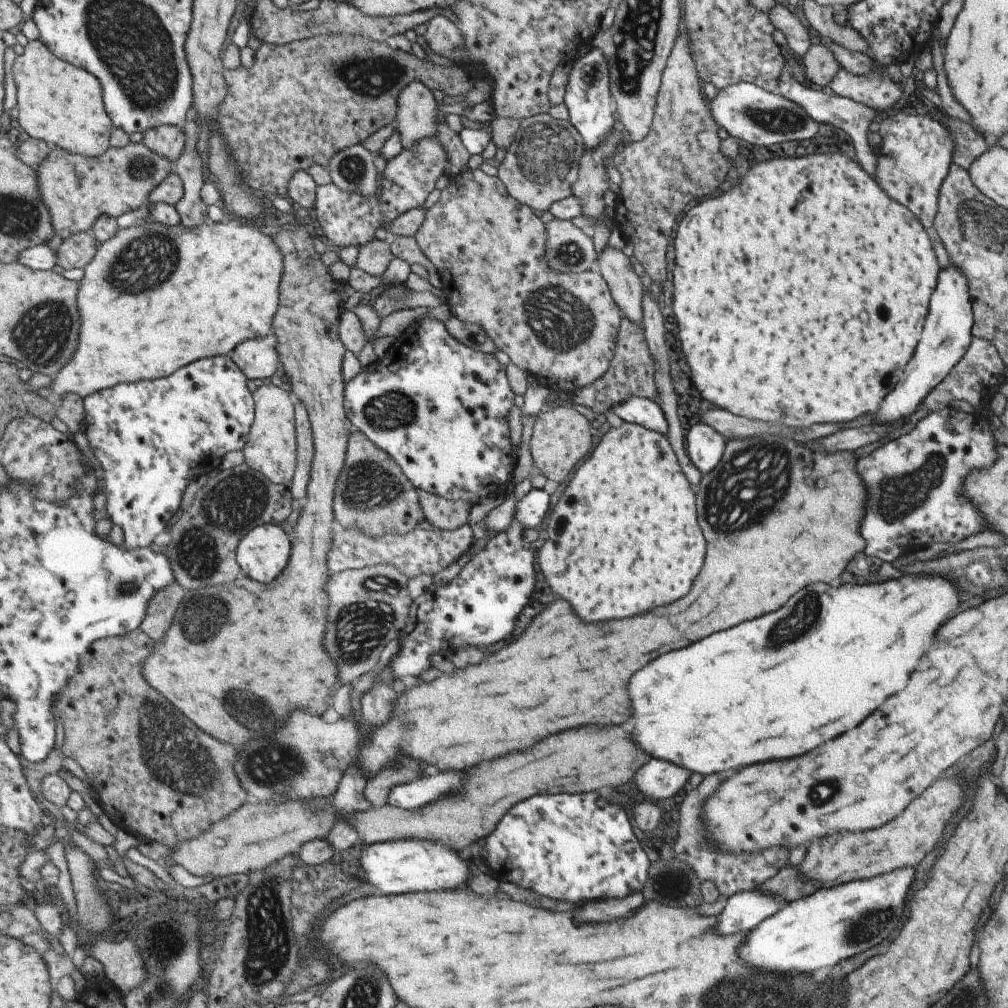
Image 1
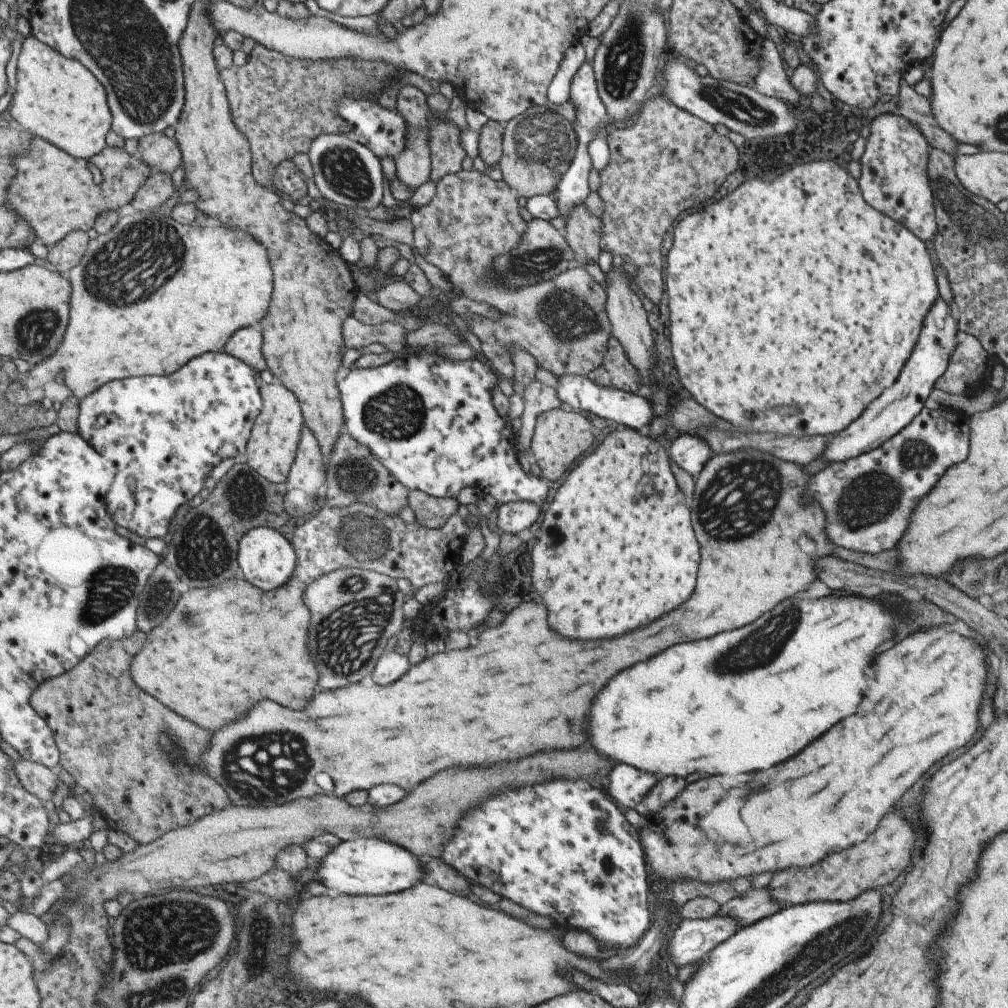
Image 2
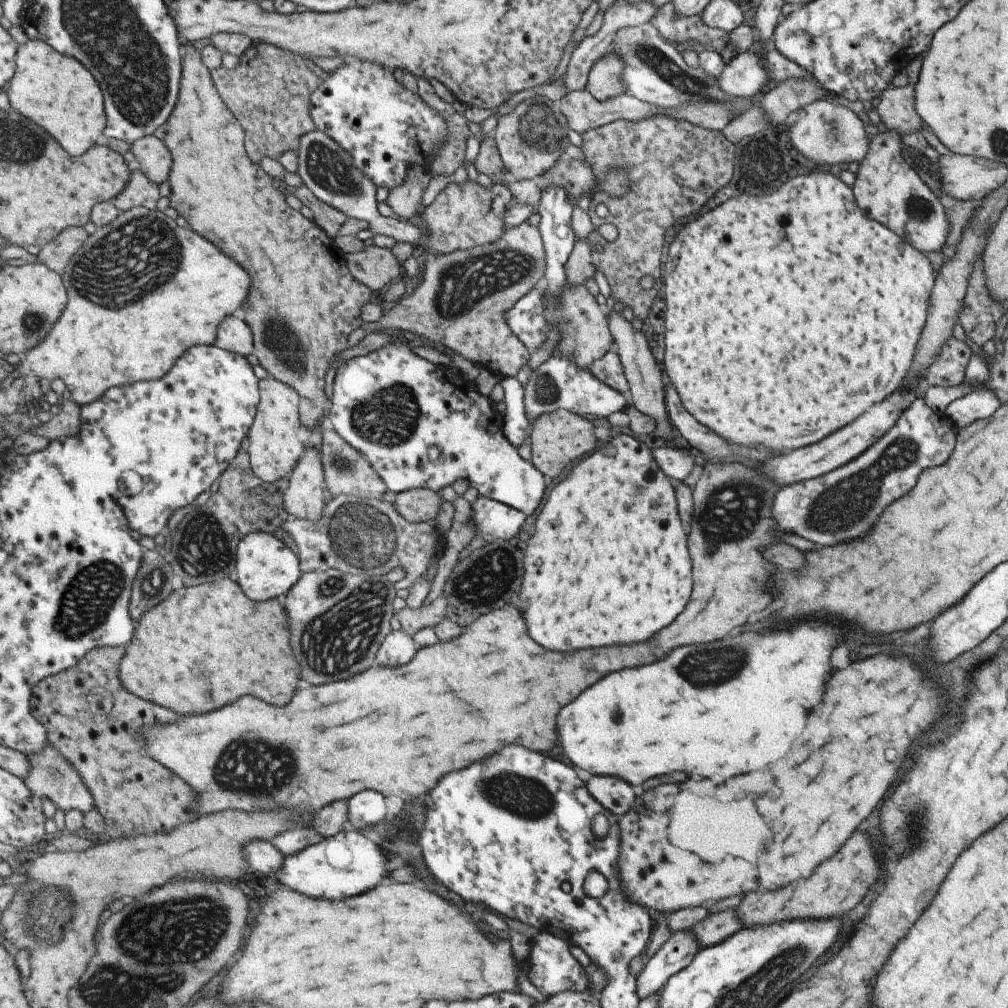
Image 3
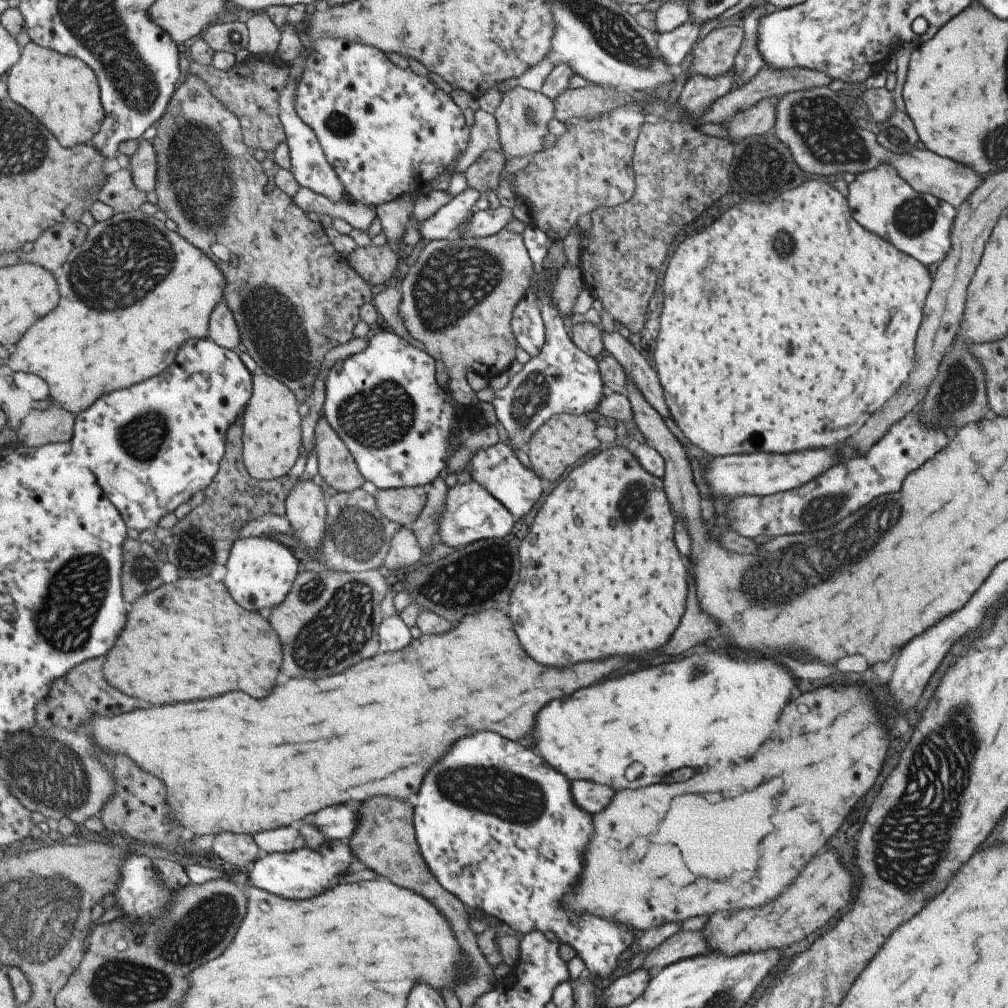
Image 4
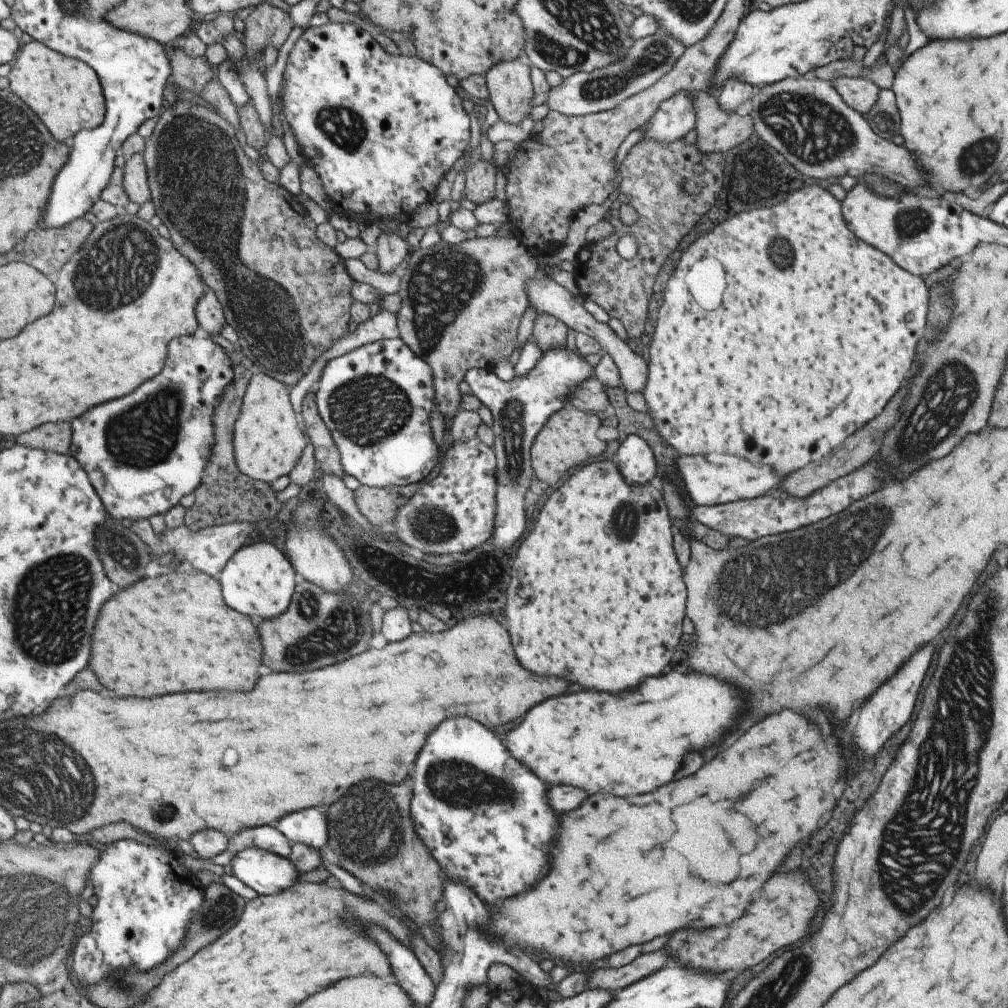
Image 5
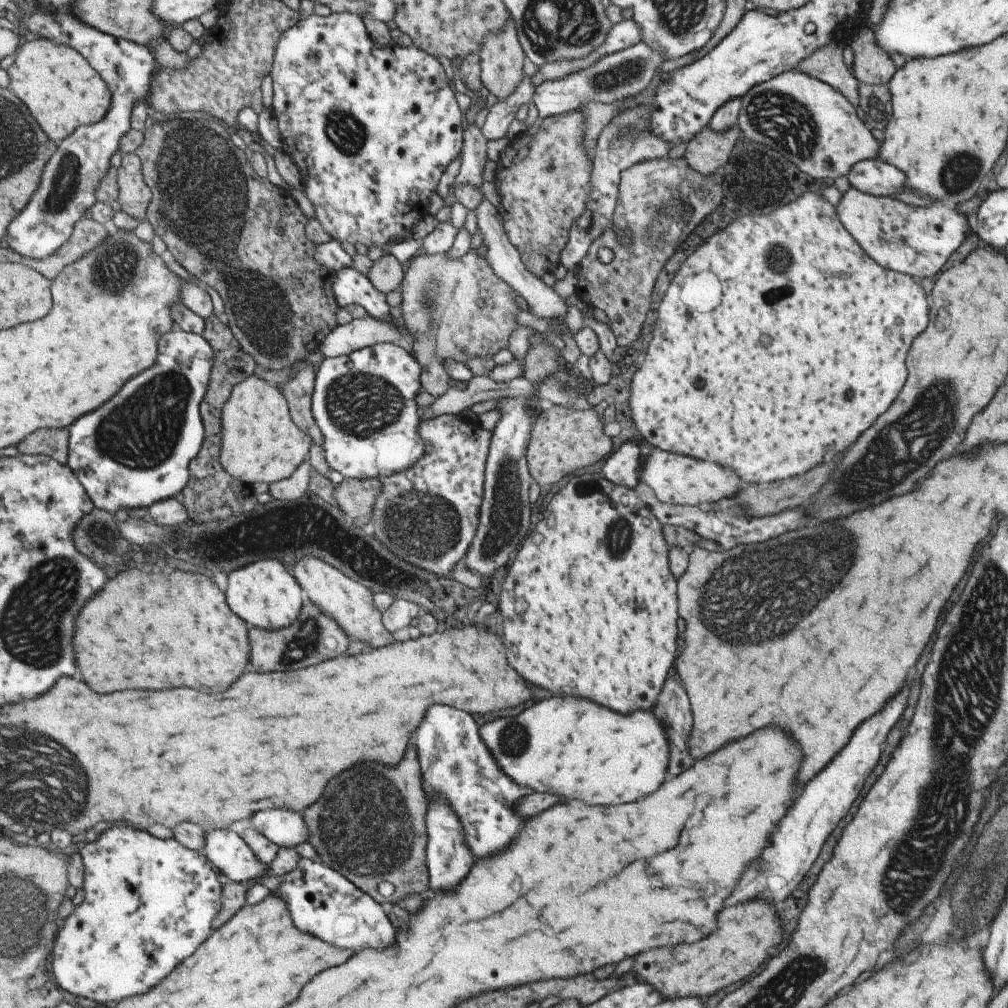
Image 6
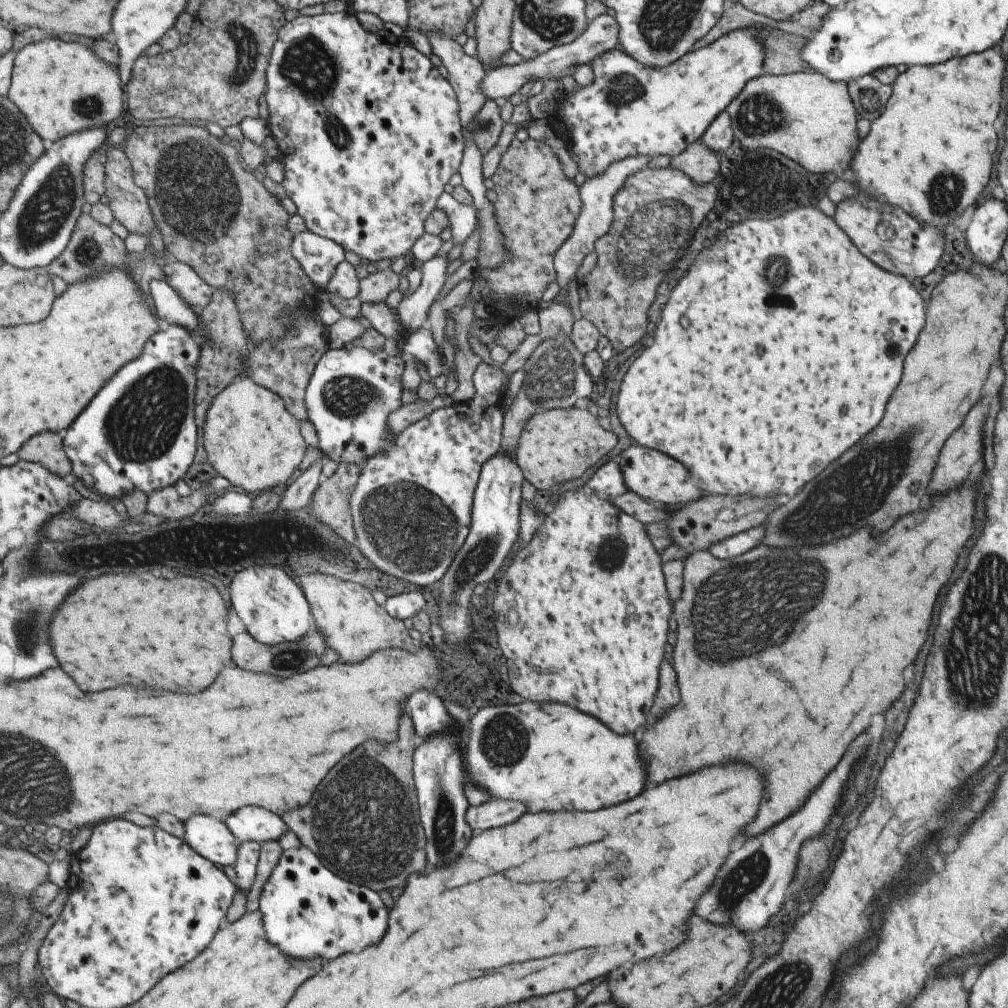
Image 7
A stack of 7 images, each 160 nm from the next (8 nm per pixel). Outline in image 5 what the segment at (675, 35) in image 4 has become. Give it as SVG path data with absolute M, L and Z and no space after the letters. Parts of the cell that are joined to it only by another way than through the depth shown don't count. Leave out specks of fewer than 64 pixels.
M657 30L654 35L635 40L633 46L625 50L623 59L619 62L591 72L575 72L568 78L563 78L561 83L549 88L545 104L550 111L563 115L587 115L613 109L629 96L649 88L663 74L667 74L685 50L681 42L677 42L663 30Z

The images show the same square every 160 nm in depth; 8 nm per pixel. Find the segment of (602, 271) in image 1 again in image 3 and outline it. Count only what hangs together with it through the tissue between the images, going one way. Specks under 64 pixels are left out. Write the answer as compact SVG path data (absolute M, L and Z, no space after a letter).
M613 308L606 319L612 342L615 342L615 346L617 346L616 353L631 393L631 405L656 422L653 435L665 440L671 430L671 424L667 420L665 410L664 385L661 383L661 372L655 365L647 340L640 330L633 328L631 323L621 315L619 308Z

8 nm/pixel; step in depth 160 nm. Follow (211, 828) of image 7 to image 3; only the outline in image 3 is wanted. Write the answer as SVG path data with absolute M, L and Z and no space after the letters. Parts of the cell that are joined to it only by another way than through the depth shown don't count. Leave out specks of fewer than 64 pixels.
M355 828L325 837L319 844L308 846L299 854L287 856L277 880L294 891L322 899L343 900L379 886L391 872L390 855L383 845L369 840Z

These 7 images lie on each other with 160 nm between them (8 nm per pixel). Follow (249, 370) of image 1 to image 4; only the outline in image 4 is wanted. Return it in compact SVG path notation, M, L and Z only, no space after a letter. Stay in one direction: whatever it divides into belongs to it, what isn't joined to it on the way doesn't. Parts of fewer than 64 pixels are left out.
M225 300L213 311L209 334L211 340L228 349L237 350L239 344L242 344L242 332Z

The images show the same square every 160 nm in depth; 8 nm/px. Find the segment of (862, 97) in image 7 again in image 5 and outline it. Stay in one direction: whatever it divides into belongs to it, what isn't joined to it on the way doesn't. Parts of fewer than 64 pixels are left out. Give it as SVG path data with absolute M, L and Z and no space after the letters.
M880 89L877 92L875 104L863 118L876 136L887 141L890 141L893 136L897 136L900 120L893 92L890 89Z

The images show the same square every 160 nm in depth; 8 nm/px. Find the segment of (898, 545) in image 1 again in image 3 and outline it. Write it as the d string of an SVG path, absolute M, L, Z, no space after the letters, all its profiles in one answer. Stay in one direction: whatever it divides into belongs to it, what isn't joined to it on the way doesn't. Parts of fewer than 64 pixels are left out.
M919 395L877 442L853 460L825 474L783 485L774 494L770 506L777 528L797 534L818 546L833 546L867 534L879 518L877 514L915 486L919 472L947 460L958 430L944 412L931 410Z

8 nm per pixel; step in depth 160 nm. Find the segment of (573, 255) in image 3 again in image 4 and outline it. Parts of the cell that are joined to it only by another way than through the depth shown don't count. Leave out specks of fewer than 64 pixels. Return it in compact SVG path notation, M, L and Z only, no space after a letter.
M565 261L558 270L552 286L552 303L559 309L562 319L569 316L579 290L584 287L580 268L571 266L568 261Z

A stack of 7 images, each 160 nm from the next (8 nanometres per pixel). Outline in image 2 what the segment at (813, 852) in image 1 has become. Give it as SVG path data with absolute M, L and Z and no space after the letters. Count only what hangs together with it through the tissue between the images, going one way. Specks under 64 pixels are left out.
M893 810L881 818L881 824L863 842L839 852L831 852L809 868L785 868L777 872L766 887L770 897L778 900L779 906L811 901L850 901L866 890L889 884L905 866L909 866L913 842L915 832L911 824L903 820L901 812Z

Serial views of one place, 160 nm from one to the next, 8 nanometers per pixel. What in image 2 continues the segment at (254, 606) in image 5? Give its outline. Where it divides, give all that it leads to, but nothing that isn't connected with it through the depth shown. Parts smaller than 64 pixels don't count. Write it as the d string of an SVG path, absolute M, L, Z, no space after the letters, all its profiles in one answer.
M257 527L244 534L241 539L238 561L242 570L240 576L261 590L272 591L291 581L299 558L294 544L291 544L281 532L271 527Z

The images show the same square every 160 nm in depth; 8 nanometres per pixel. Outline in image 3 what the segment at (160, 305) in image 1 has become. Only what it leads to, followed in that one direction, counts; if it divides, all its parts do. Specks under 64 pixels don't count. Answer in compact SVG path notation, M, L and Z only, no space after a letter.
M135 207L131 210L124 211L111 224L98 227L90 235L88 241L85 242L84 248L72 258L72 261L68 264L68 268L63 272L63 277L69 294L69 306L67 306L63 318L57 322L57 326L53 328L53 332L50 332L34 349L31 349L25 356L21 357L21 362L16 369L18 370L18 374L22 375L30 383L40 378L45 378L49 381L55 380L55 378L61 378L65 382L72 398L81 407L88 405L90 402L95 402L113 387L163 378L189 349L201 345L215 345L220 324L227 317L241 313L239 308L245 304L245 300L249 296L249 290L251 290L251 284L253 284L251 274L220 246L219 248L213 246L211 240L207 240L205 236L201 236L201 233L197 234L196 230L189 227L182 228L175 222L174 218L167 216L163 211L160 212L157 209L151 210L145 207Z

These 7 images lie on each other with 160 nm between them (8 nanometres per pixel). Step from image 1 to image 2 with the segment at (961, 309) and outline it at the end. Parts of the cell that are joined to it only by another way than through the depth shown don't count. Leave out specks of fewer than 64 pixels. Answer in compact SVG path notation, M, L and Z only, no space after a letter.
M937 296L924 316L915 346L895 382L889 388L885 388L883 394L864 408L853 422L830 438L819 459L834 463L859 456L877 448L907 426L923 408L923 402L929 396L935 381L945 372L950 354L956 347L958 332L956 318L951 314L950 307Z

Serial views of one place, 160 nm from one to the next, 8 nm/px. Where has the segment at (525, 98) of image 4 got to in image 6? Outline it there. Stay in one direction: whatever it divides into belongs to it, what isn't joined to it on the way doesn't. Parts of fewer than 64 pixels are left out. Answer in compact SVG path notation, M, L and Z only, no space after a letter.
M511 18L508 19L506 25L502 27L499 33L486 34L482 47L478 52L480 64L480 81L489 93L495 96L497 101L505 100L521 82L524 76L523 71L523 54L521 45L519 44L516 30Z

